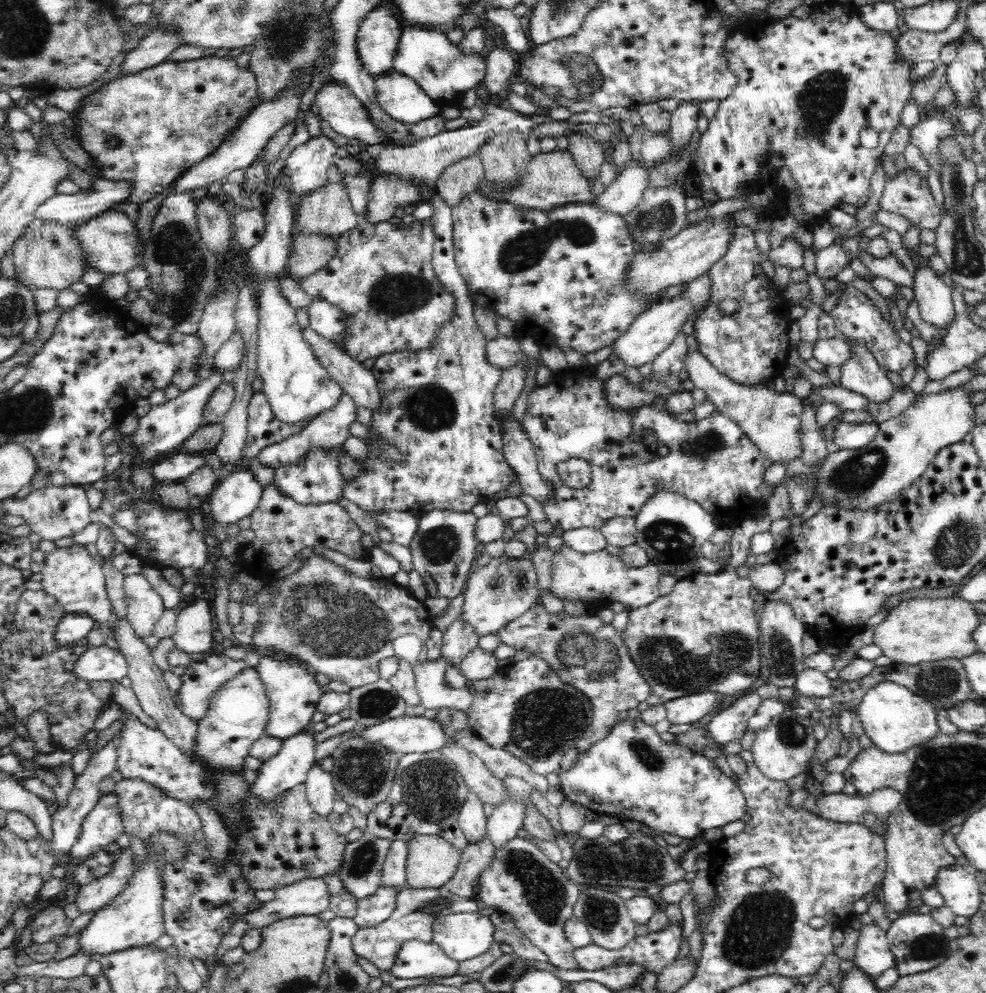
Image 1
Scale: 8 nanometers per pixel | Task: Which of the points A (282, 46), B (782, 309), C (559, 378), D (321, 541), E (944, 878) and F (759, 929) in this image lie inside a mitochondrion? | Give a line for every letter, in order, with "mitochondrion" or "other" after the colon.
A: mitochondrion
B: other
C: other
D: other
E: other
F: mitochondrion

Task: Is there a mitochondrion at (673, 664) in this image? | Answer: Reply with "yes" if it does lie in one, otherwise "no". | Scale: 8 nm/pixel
yes

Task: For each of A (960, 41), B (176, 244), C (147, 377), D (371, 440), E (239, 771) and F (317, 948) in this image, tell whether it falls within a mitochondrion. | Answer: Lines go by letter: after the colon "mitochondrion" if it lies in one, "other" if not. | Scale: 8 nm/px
A: other
B: mitochondrion
C: other
D: other
E: other
F: other

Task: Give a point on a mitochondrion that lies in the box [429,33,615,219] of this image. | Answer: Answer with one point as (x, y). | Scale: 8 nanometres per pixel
(578, 80)

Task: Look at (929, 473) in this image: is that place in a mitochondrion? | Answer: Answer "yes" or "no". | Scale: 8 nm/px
no

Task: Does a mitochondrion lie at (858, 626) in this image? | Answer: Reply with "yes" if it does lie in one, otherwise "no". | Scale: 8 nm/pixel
no

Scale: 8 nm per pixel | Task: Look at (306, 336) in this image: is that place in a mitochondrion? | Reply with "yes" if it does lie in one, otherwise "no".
no

